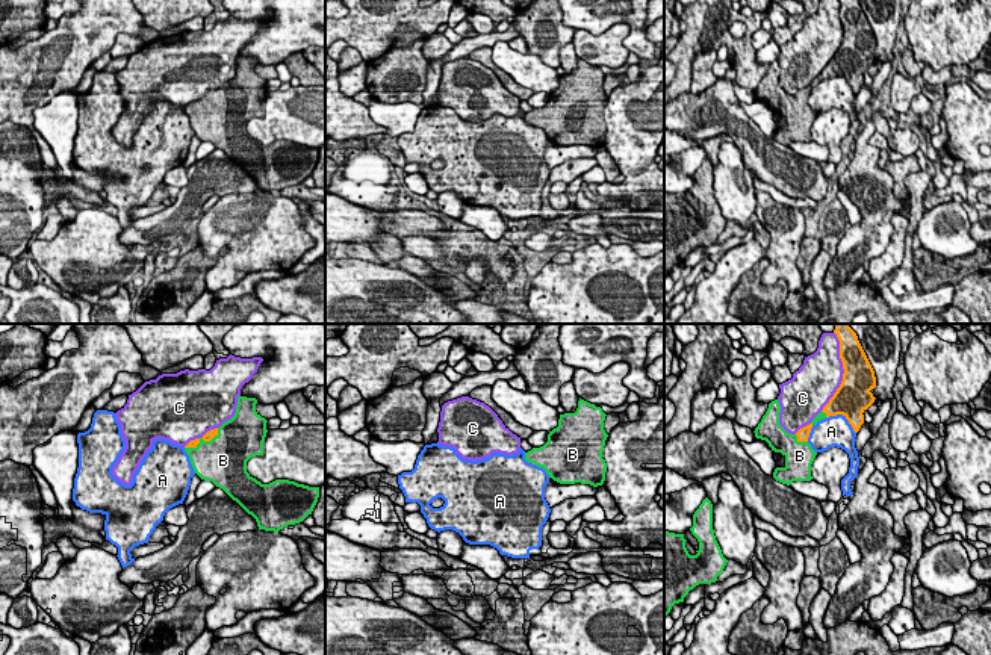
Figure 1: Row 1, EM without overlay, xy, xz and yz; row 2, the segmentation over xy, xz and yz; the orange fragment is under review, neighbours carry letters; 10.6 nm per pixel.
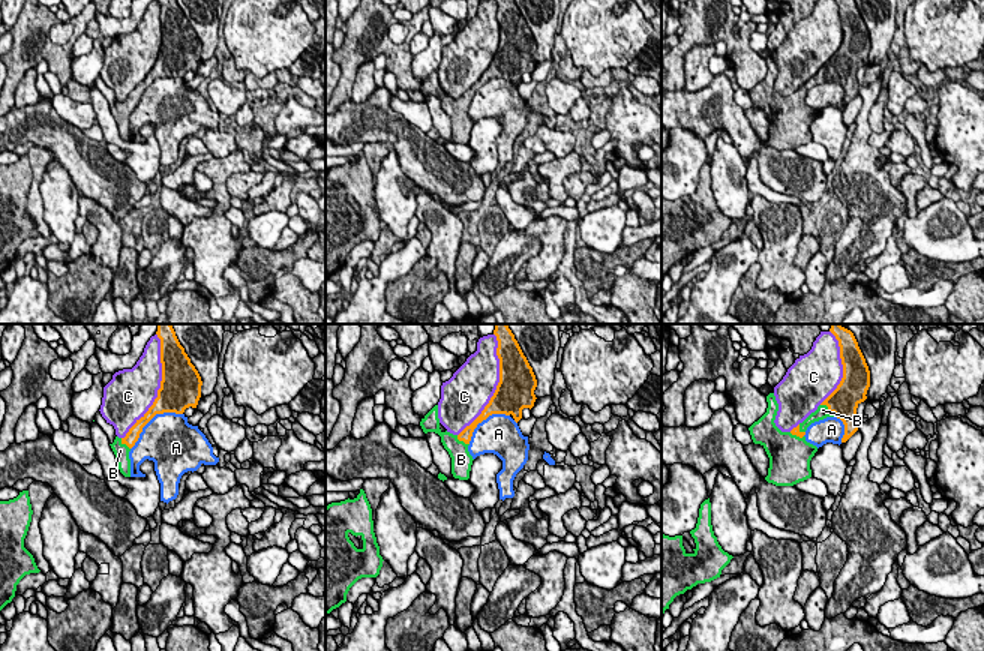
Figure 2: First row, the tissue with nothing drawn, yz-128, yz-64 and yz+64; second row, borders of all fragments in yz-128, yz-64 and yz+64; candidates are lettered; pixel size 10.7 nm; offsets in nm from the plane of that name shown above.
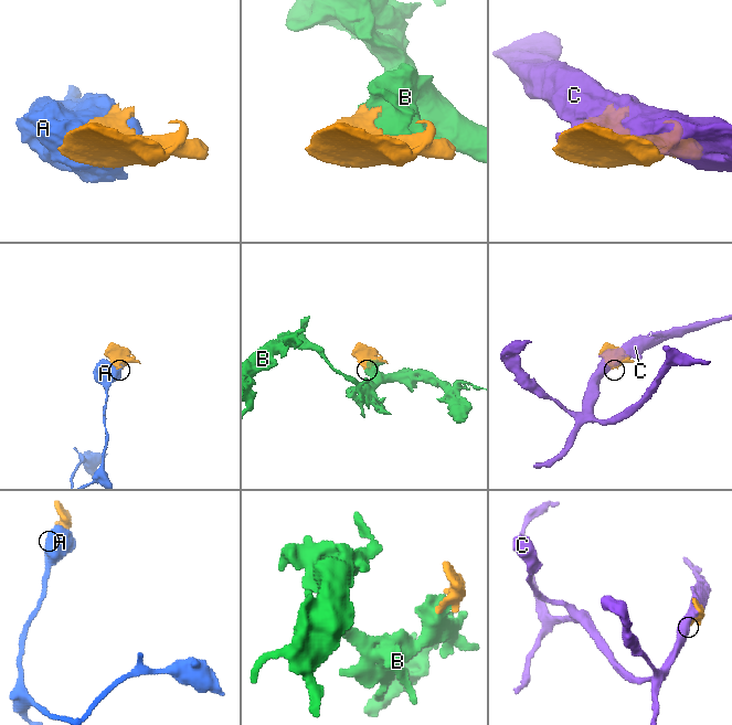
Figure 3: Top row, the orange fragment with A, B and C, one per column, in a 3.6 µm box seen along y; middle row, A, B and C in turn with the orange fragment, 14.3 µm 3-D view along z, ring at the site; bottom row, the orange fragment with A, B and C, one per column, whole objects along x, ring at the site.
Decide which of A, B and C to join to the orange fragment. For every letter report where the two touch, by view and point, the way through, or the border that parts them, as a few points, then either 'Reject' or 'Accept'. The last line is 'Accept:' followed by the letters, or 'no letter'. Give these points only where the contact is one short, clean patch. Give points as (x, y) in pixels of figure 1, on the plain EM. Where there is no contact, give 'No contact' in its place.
A: Touches orange at yz (843, 76). Reject
B: Touches orange at yz (801, 102). Accept
C: Touches orange at yz (843, 37). Reject
Accept: B

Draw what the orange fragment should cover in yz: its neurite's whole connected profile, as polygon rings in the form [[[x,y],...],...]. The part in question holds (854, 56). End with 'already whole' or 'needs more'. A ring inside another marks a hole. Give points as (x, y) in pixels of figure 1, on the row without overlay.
[[[838,0],[840,20],[843,23],[843,42],[823,71],[812,80],[819,82],[843,76],[853,92],[858,94],[864,85],[864,73],[875,64],[870,53],[876,48],[875,32],[858,0]]] | needs more

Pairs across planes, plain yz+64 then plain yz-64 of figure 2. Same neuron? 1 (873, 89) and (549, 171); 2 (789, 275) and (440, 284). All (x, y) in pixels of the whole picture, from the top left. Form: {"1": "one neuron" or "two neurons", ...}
{"1": "two neurons", "2": "two neurons"}

